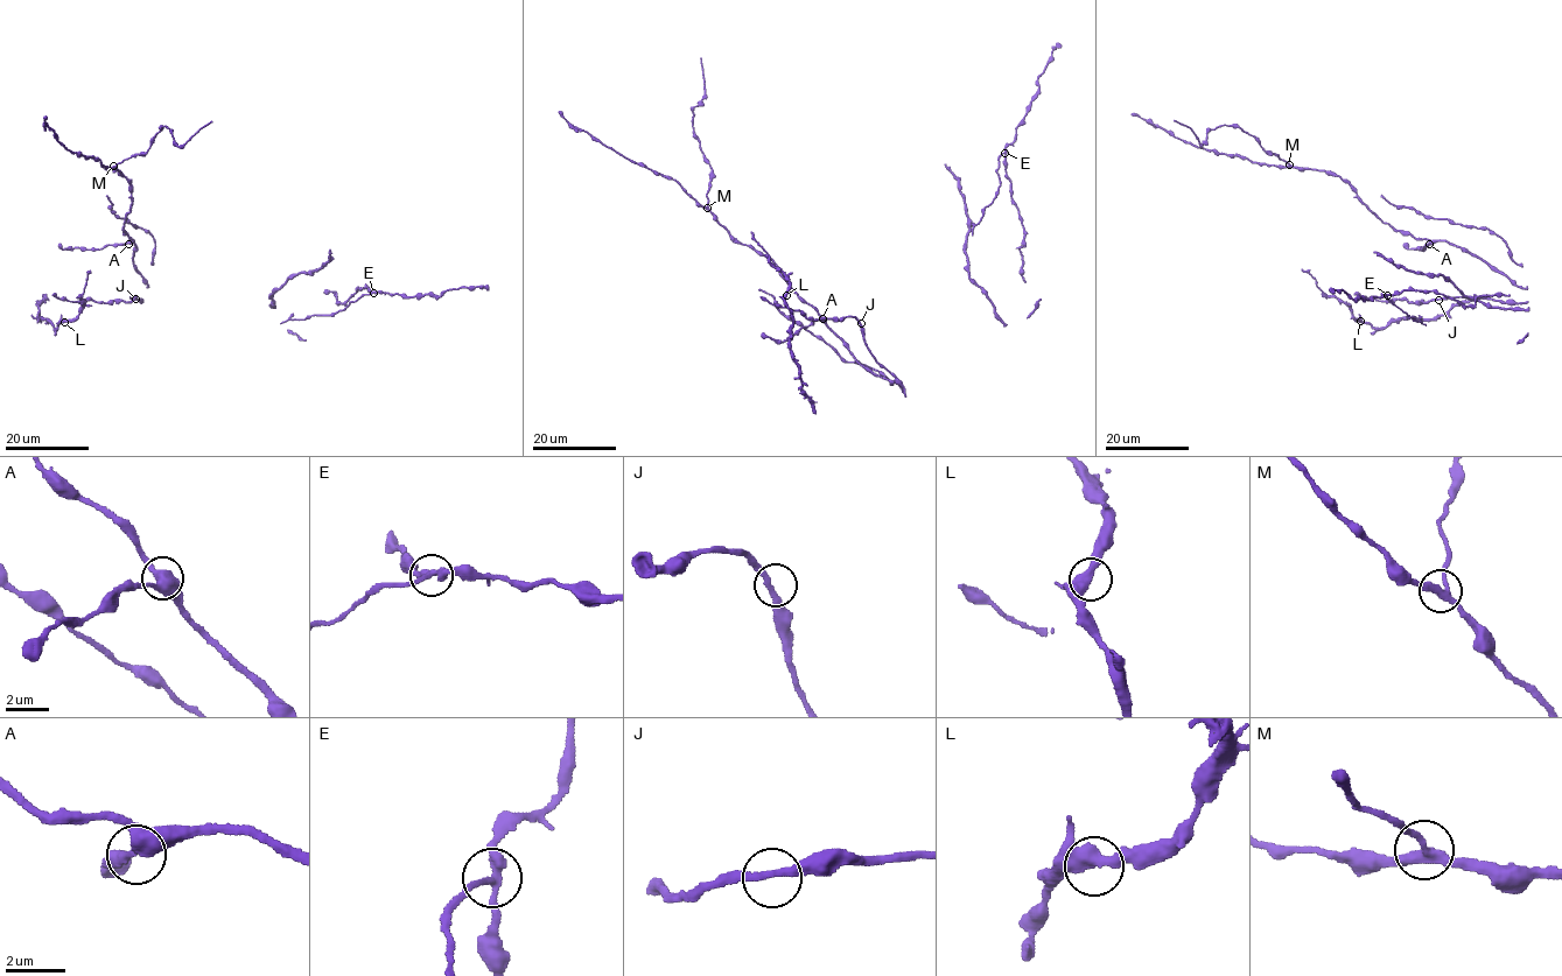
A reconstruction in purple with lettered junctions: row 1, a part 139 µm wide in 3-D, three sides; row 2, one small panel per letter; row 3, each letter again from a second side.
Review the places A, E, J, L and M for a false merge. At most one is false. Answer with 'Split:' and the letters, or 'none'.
Split: E

